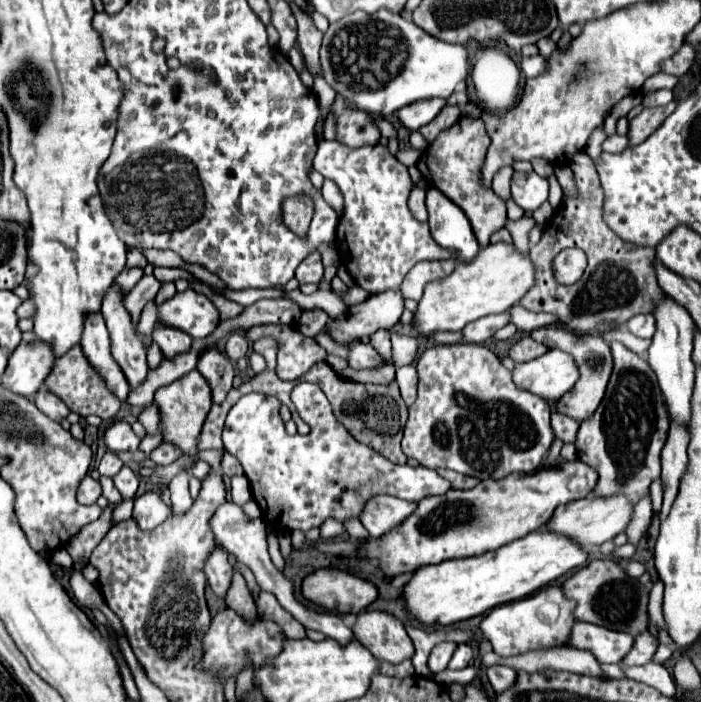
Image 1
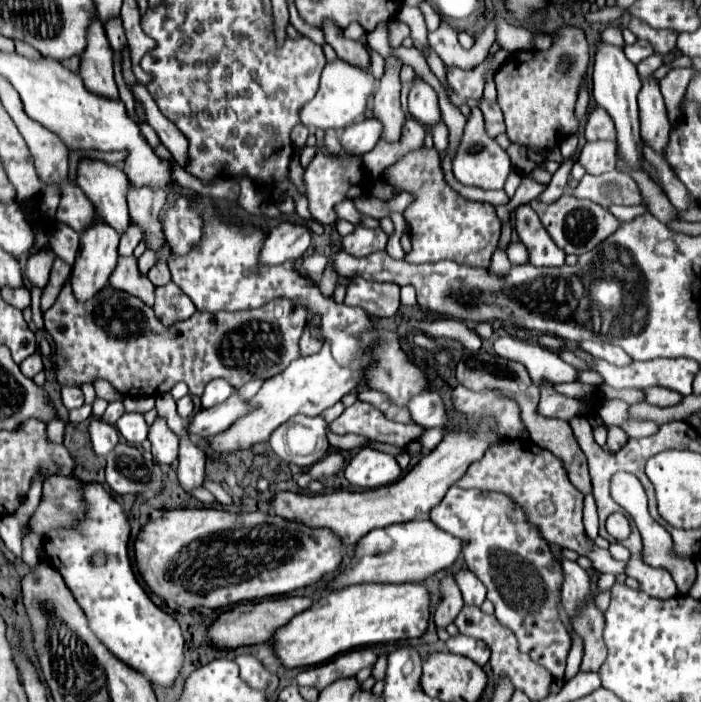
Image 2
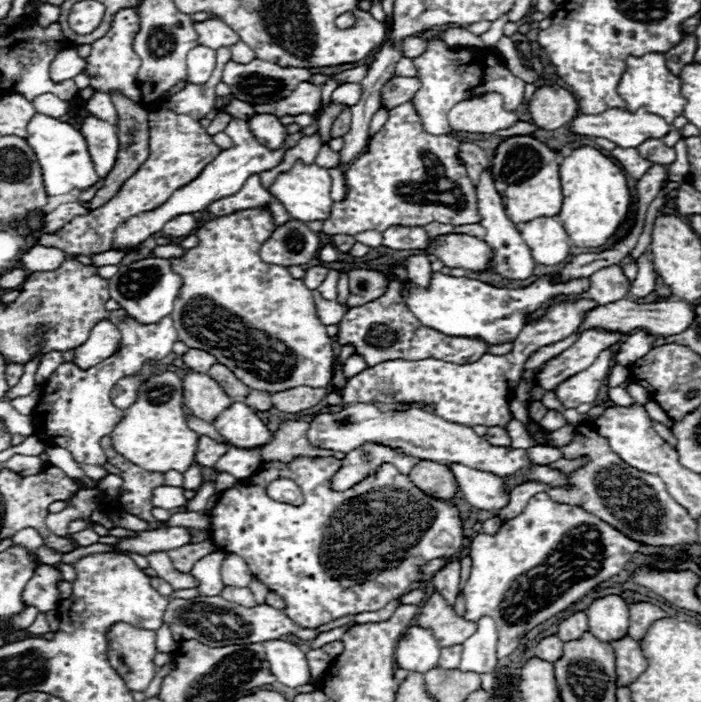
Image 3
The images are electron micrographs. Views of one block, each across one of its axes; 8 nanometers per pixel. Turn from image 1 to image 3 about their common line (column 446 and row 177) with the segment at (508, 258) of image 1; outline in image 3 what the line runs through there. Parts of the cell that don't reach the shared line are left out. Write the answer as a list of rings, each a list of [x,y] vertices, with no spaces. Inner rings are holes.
[[[298,160],[288,172],[278,174],[274,184],[268,190],[272,192],[274,198],[278,198],[284,204],[284,208],[288,210],[288,214],[292,218],[302,220],[302,222],[312,222],[312,220],[328,218],[328,212],[334,206],[334,202],[330,198],[330,188],[332,188],[332,178],[326,168],[322,168],[318,164],[304,164]]]

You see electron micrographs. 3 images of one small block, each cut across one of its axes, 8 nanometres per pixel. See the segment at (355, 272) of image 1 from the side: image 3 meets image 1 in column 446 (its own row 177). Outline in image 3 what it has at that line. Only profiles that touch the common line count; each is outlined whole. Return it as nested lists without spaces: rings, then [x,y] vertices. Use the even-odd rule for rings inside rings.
[[[250,176],[244,188],[236,192],[236,196],[228,196],[224,200],[216,200],[216,204],[208,206],[208,212],[214,216],[228,216],[238,210],[248,210],[248,208],[268,208],[270,214],[274,216],[274,224],[280,226],[290,220],[284,206],[260,184],[258,176]]]

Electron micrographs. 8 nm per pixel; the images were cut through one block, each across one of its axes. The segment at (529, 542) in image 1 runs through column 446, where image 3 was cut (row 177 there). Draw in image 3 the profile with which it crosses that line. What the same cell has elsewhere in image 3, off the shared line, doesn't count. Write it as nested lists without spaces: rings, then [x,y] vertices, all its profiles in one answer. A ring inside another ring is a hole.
[[[580,146],[562,160],[560,180],[564,202],[558,212],[558,218],[572,244],[584,248],[598,248],[612,240],[618,228],[626,222],[632,204],[622,170],[600,150],[592,146]]]

